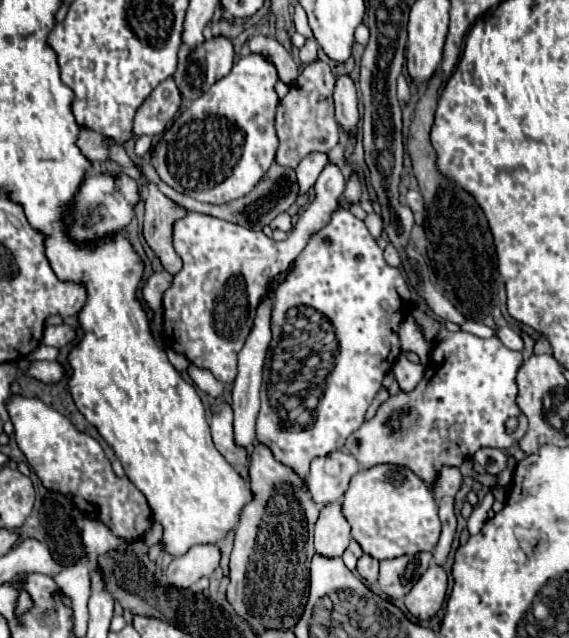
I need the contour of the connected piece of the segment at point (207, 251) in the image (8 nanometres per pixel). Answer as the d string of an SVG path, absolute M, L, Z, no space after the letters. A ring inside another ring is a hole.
M328 163L314 189L316 199L300 215L286 241L272 241L262 231L250 231L240 225L188 211L174 223L174 249L182 257L184 267L174 275L172 287L164 293L164 343L186 355L194 365L210 369L222 383L236 379L236 357L242 349L260 297L268 291L268 279L286 271L288 265L306 247L312 233L320 231L338 207L338 197L344 191L344 175L338 165Z

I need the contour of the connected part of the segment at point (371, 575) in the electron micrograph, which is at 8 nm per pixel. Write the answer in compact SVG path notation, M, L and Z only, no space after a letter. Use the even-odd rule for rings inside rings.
M362 555L358 559L358 567L356 569L370 583L374 583L378 579L378 559L372 559L370 555Z

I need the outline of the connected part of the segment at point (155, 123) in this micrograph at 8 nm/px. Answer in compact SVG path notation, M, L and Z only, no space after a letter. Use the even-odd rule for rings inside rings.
M172 77L164 79L152 91L152 95L138 107L132 123L132 135L156 137L164 133L164 129L174 119L178 109L180 109L180 91Z

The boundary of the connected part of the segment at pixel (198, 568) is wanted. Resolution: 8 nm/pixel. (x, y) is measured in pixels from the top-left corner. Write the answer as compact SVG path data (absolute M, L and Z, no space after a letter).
M196 545L186 555L172 559L166 569L168 583L180 589L192 587L200 577L212 575L220 561L218 545Z

